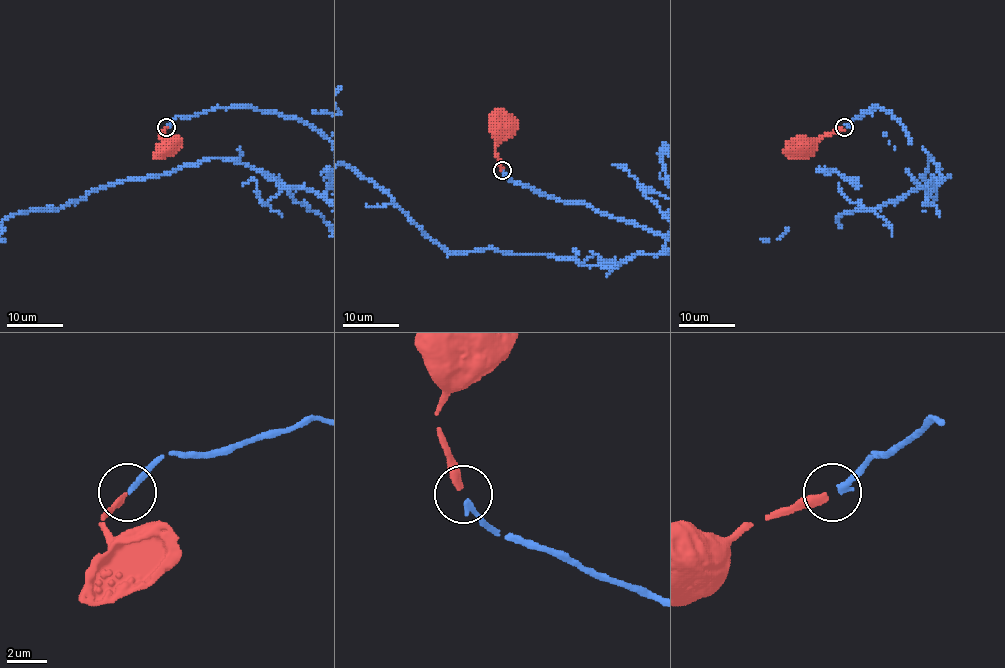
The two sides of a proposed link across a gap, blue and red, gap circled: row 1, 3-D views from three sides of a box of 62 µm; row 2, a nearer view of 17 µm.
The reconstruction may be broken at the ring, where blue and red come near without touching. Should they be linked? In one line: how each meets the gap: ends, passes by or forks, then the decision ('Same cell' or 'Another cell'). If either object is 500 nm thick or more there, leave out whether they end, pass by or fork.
At the ring blue ends. At the ring red ends. Same cell

